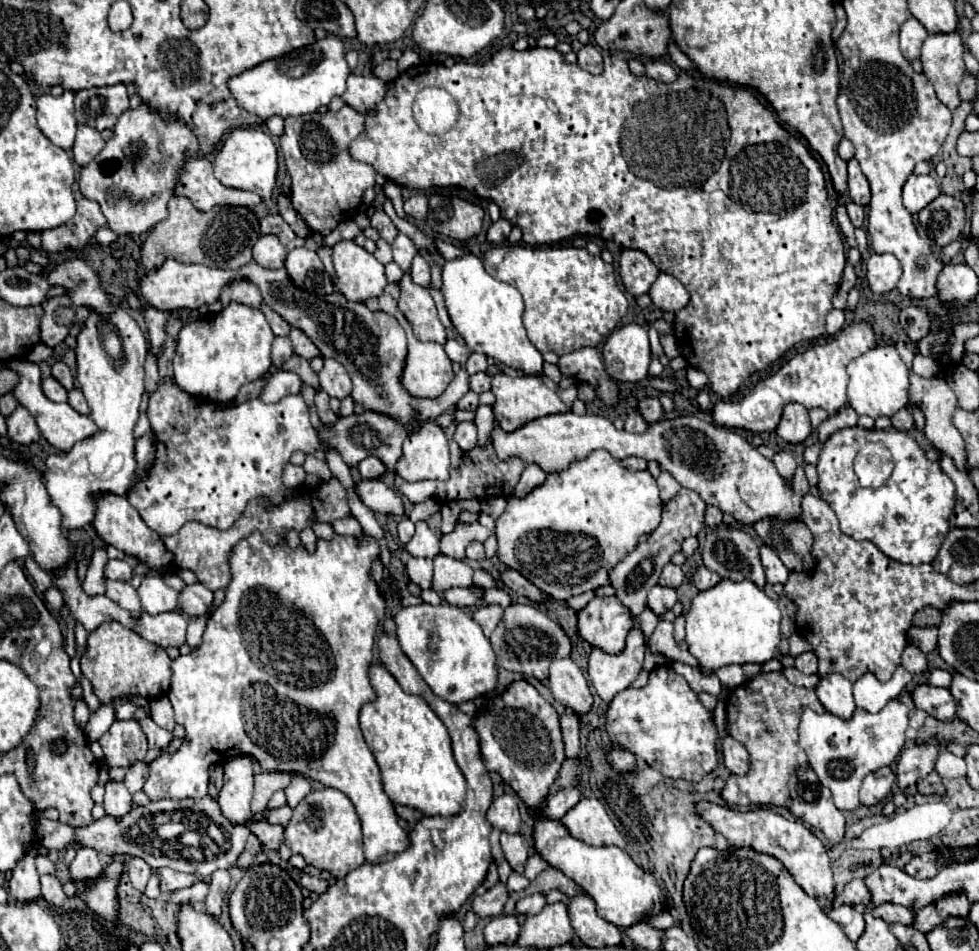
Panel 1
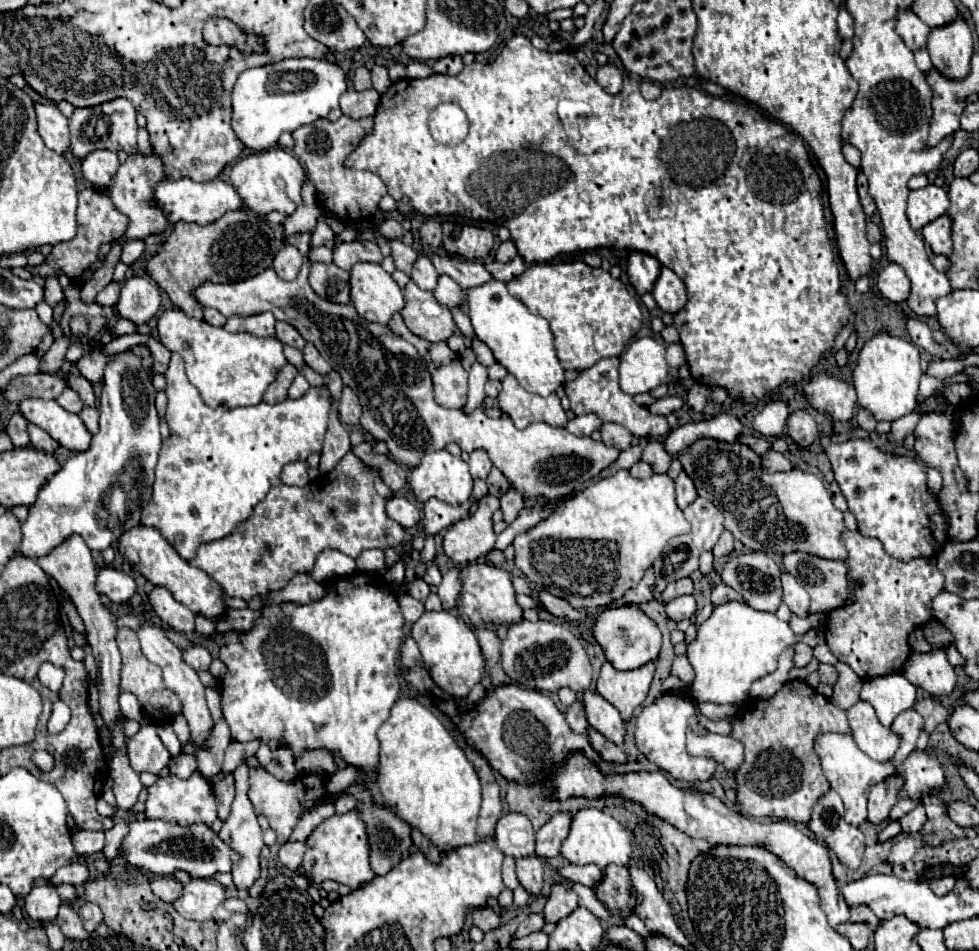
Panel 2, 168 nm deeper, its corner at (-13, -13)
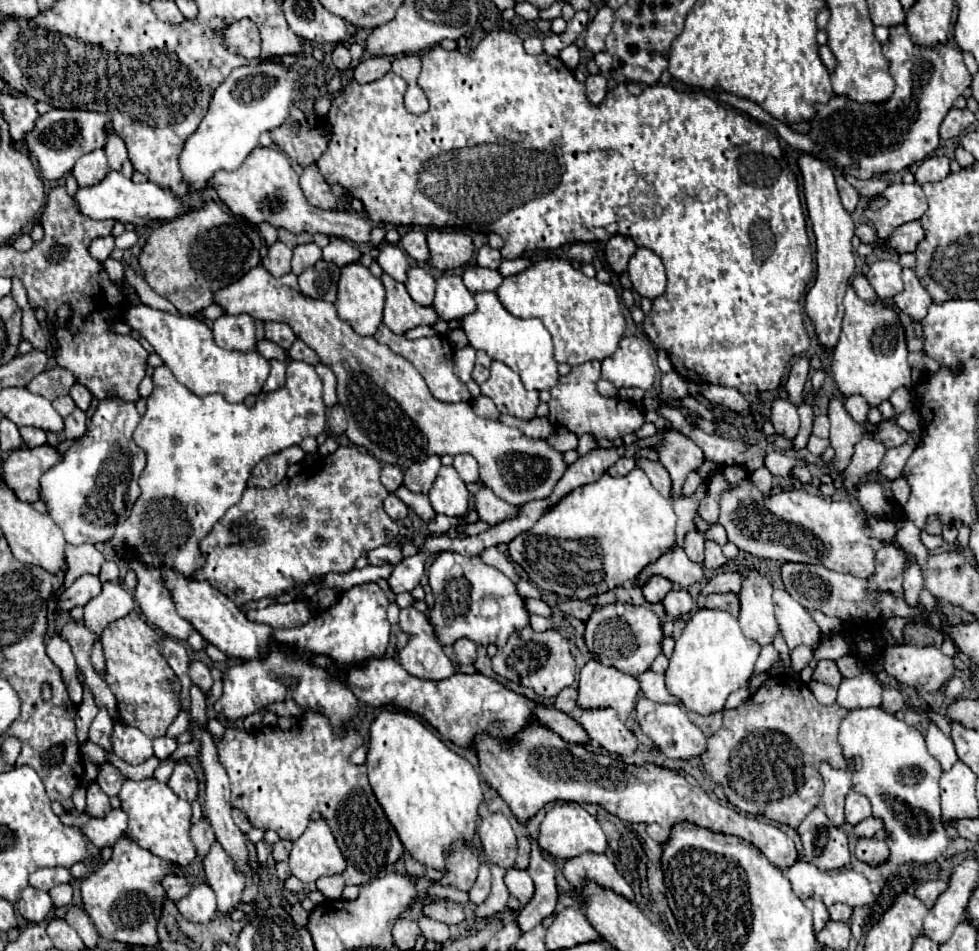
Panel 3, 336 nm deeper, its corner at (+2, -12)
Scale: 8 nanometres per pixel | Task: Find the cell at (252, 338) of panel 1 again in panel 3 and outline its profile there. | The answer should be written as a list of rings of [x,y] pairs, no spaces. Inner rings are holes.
[[[148,305],[128,307],[126,323],[136,329],[164,359],[164,365],[176,375],[180,383],[184,383],[196,395],[220,393],[230,403],[242,403],[246,395],[258,395],[262,385],[270,373],[268,359],[258,355],[254,349],[248,353],[228,351],[214,343],[212,331],[196,319],[170,315]]]

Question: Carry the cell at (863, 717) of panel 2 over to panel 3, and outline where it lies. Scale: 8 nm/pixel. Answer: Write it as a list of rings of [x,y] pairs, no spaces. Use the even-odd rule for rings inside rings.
[[[870,707],[848,713],[840,723],[838,743],[844,759],[858,757],[862,761],[858,773],[852,775],[852,789],[866,795],[872,803],[872,817],[884,821],[890,861],[894,865],[928,865],[942,857],[950,843],[940,811],[938,779],[942,767],[926,751],[924,735],[906,721],[896,719],[892,713]]]

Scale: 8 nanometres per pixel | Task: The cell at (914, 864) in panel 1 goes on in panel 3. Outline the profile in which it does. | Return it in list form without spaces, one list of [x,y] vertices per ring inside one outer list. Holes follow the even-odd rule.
[[[936,879],[936,881],[928,881],[928,883],[920,885],[914,895],[916,895],[918,899],[922,899],[922,901],[926,903],[926,907],[934,907],[936,899],[946,891],[946,887],[948,887],[948,881]]]

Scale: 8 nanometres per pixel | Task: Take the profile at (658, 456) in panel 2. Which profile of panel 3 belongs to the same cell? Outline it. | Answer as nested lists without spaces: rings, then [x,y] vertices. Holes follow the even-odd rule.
[[[638,459],[638,467],[648,475],[648,479],[652,481],[652,485],[654,485],[656,491],[660,491],[666,499],[672,497],[672,479],[670,479],[668,471],[664,469],[664,465],[660,461]]]

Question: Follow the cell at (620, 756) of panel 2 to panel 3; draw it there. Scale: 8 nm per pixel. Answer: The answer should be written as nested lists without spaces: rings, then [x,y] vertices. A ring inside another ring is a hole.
[[[540,703],[534,705],[534,715],[536,719],[546,725],[548,729],[552,729],[554,733],[558,733],[564,741],[572,741],[572,743],[586,743],[588,735],[582,729],[580,723],[576,723],[576,719],[572,719],[570,715],[554,709],[554,707],[544,707]]]

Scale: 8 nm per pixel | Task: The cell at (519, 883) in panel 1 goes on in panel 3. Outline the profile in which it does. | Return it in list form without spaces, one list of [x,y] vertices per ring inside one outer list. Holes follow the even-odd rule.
[[[588,851],[588,853],[578,855],[576,859],[568,859],[564,865],[564,877],[576,889],[580,889],[580,883],[584,879],[590,879],[590,881],[596,881],[602,887],[608,887],[608,889],[624,895],[626,899],[634,901],[634,891],[632,891],[630,883],[626,883],[618,875],[614,863],[606,855]]]

